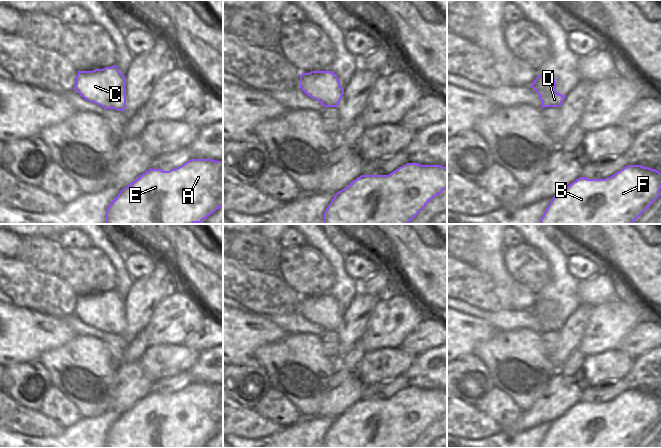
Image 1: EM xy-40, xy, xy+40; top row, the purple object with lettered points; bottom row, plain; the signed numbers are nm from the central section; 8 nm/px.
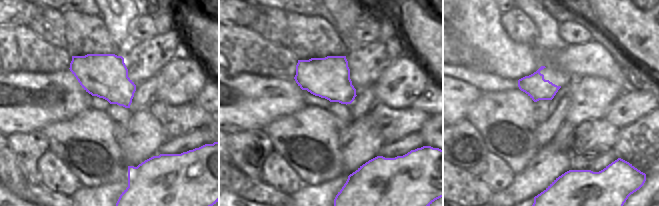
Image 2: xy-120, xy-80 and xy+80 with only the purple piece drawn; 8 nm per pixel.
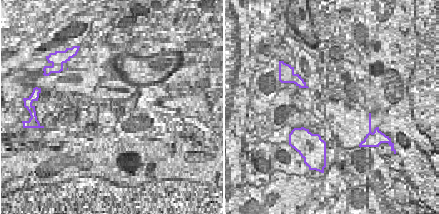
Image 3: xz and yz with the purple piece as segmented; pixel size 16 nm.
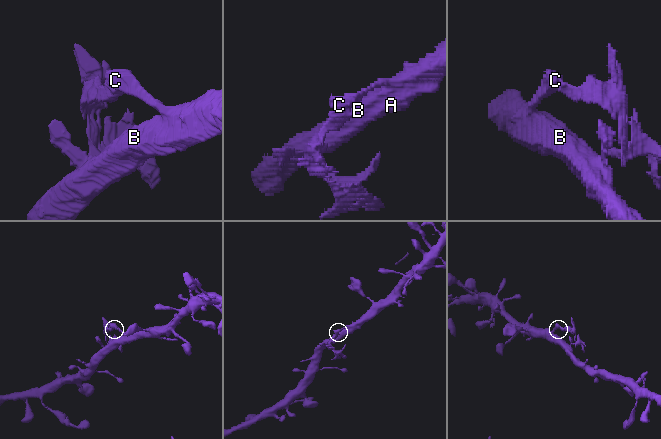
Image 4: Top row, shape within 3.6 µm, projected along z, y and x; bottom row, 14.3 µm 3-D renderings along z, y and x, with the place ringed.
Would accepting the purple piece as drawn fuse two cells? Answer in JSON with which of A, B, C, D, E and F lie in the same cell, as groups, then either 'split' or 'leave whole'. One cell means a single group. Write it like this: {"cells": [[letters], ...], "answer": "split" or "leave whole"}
{"cells": [["A", "B", "C", "E", "F"], ["D"]], "answer": "split"}

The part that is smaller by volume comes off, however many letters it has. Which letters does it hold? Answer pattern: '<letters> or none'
D.

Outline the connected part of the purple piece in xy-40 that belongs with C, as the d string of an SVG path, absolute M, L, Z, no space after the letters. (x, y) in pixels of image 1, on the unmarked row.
M116 289L78 295L74 313L81 321L104 333L123 335L126 332L126 302Z

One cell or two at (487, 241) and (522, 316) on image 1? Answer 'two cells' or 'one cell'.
two cells

